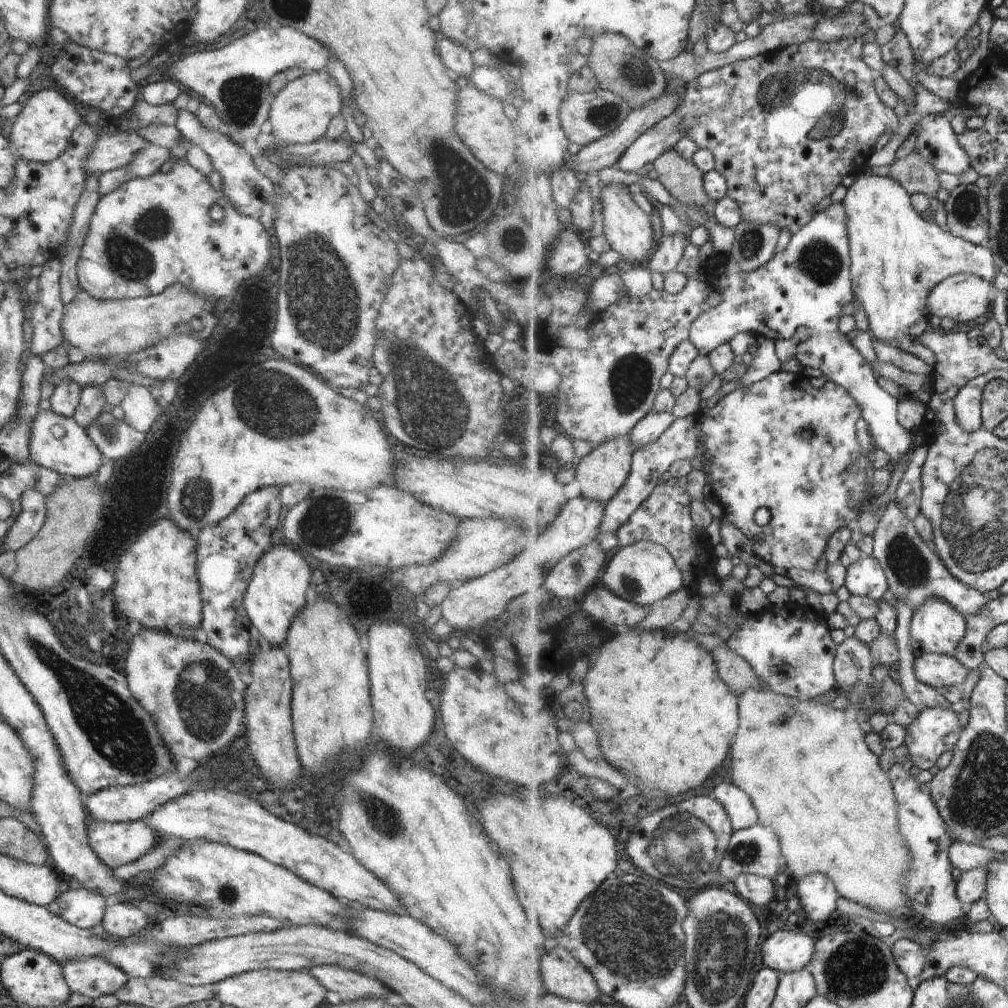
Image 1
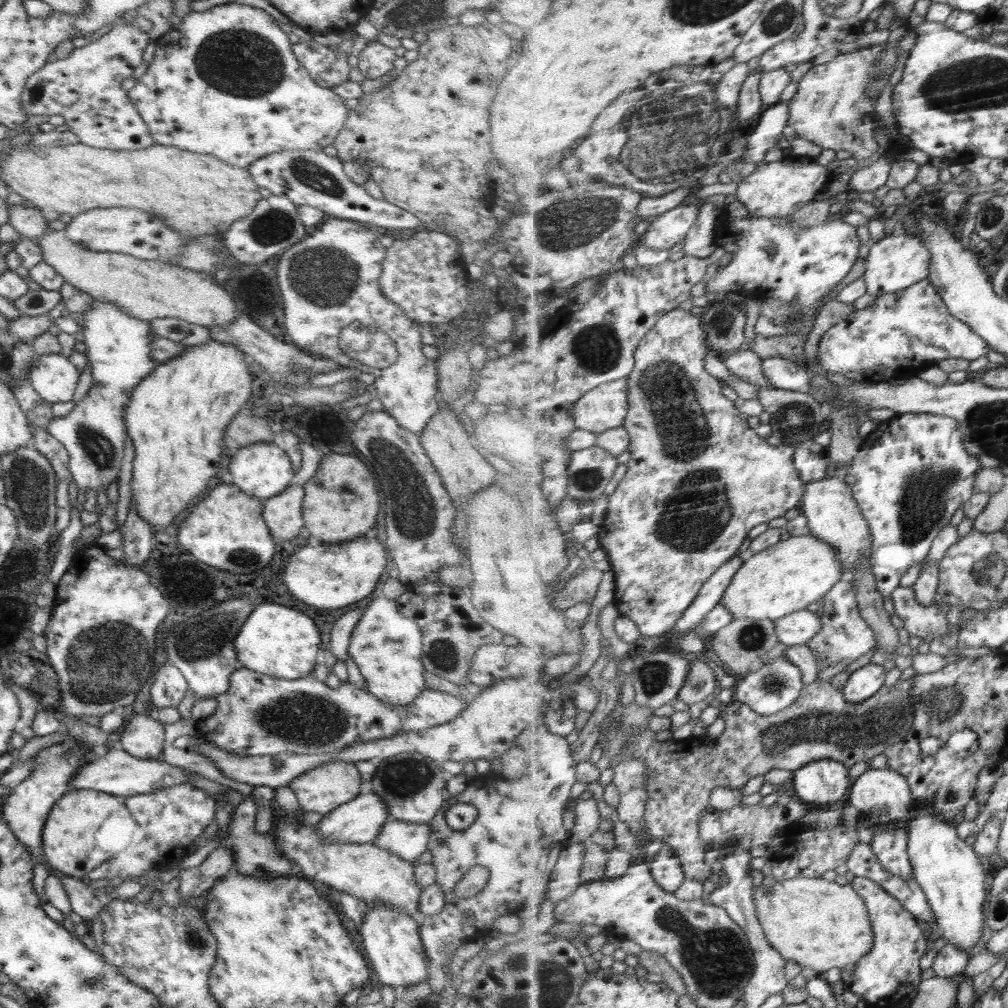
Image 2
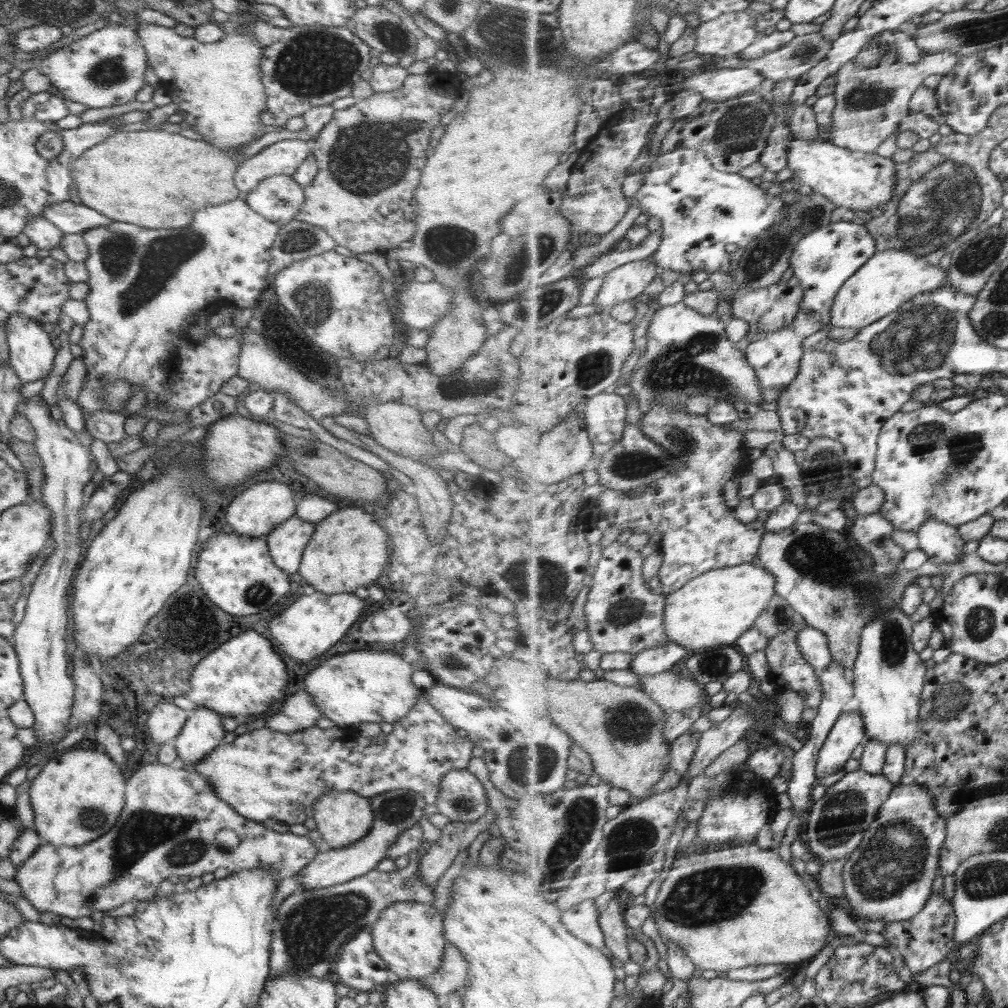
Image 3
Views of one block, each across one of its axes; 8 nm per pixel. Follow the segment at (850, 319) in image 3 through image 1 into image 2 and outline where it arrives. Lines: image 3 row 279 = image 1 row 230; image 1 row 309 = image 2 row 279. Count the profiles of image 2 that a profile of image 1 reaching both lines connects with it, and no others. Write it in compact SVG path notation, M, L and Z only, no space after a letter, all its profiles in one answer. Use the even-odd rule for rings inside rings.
M910 233L886 236L881 241L871 244L867 260L868 270L863 275L868 284L868 293L879 297L906 290L914 284L921 283L930 276L933 257L930 246L922 238Z

